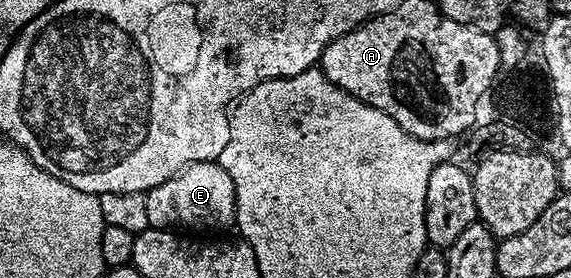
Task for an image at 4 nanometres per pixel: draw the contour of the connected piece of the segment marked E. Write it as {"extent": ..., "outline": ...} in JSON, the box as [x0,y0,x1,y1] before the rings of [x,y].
{"extent":[145,161,235,233],"outline":[[[212,161],[210,163],[190,163],[187,168],[180,171],[178,175],[175,175],[169,181],[165,181],[161,185],[157,185],[151,191],[146,192],[145,208],[148,214],[149,227],[162,227],[164,229],[182,229],[187,233],[203,233],[199,231],[219,231],[215,233],[223,233],[226,227],[229,229],[235,227],[235,186],[233,185],[233,177],[229,177],[229,173],[225,173],[225,169],[218,161]]]}

